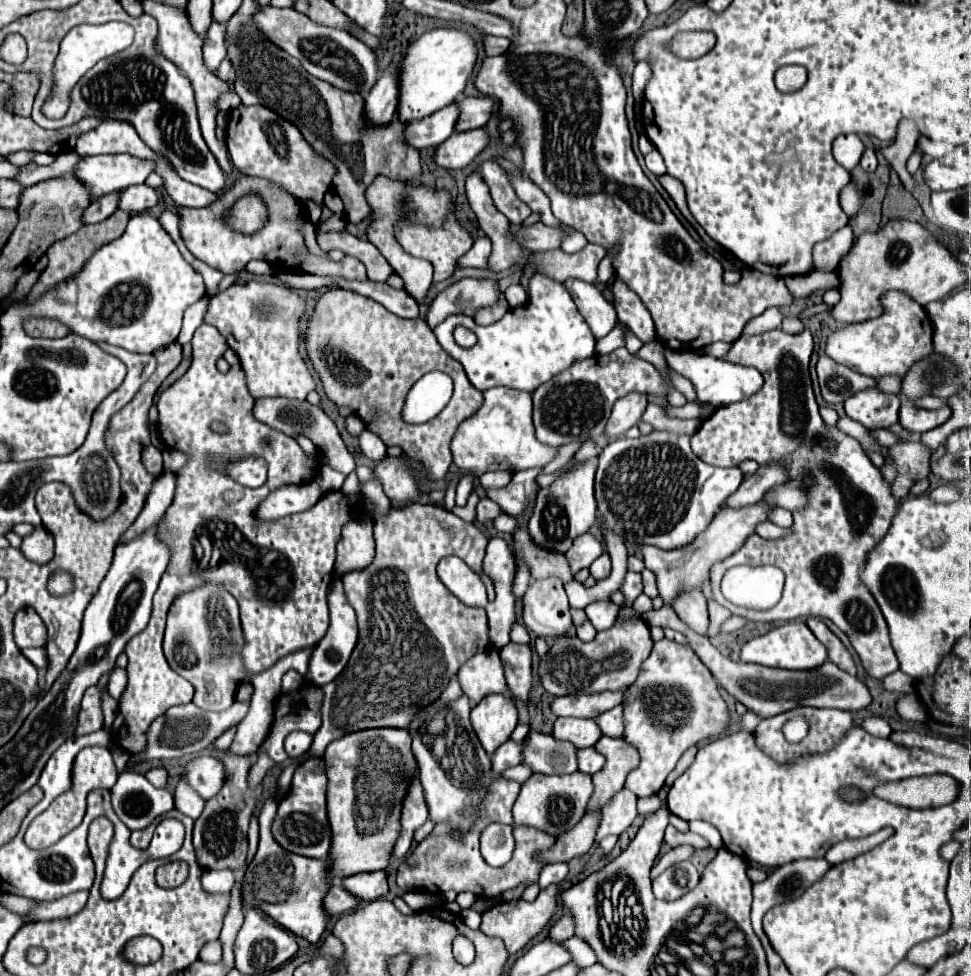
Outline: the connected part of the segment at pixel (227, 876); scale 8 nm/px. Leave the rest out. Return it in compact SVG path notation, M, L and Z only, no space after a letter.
M230 869L205 870L202 874L202 885L210 893L230 893L234 885L234 873Z

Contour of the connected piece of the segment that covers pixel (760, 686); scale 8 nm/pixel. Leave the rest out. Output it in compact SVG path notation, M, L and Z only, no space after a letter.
M664 605L660 611L650 611L642 615L648 625L660 625L680 631L694 653L700 657L700 661L710 669L710 673L716 677L716 681L732 695L736 701L746 705L748 711L764 717L774 717L778 713L790 711L794 707L830 707L830 709L844 709L844 711L860 711L872 703L872 695L868 687L854 675L848 675L846 671L838 669L834 663L824 663L818 669L812 671L780 671L772 667L760 667L760 665L746 665L746 663L734 663L720 655L716 647L710 645L710 641L698 633L694 633L688 625L684 625L682 619L678 619L676 611L670 605Z

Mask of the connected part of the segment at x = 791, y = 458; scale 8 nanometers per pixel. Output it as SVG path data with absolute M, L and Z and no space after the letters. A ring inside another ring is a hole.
M772 329L772 331L766 331L762 335L752 335L752 337L742 335L732 345L726 359L728 361L746 361L746 365L762 371L766 383L750 399L744 399L740 403L732 403L728 407L718 407L700 425L700 429L692 435L692 451L704 463L716 467L734 467L745 459L754 459L760 465L784 465L790 473L788 481L796 481L796 479L804 477L802 491L808 497L806 507L792 513L794 523L792 523L790 535L784 535L780 539L762 539L760 535L752 533L736 553L732 553L730 557L726 557L720 563L716 563L712 567L712 573L710 573L712 589L714 589L716 601L722 607L726 607L732 615L740 615L748 621L772 623L772 621L790 621L790 619L804 617L804 615L806 617L814 615L814 617L830 619L838 629L842 629L848 635L848 639L850 639L854 651L858 653L866 673L874 679L884 679L898 669L898 659L892 651L890 637L888 637L888 625L886 625L886 621L880 613L880 607L872 599L872 593L868 593L868 589L860 583L860 567L862 567L868 551L872 549L872 545L876 545L884 537L884 533L888 531L898 503L890 493L890 485L884 481L878 467L874 467L870 463L870 457L860 447L860 443L856 439L848 437L846 433L838 431L836 427L828 427L822 421L822 417L818 413L816 399L814 399L814 391L812 391L810 373L808 373L810 355L812 355L812 333L810 333L810 329L804 329L800 335L788 335L782 329ZM822 439L832 441L834 447L830 447L830 449L824 447ZM770 563L776 565L778 569L782 569L784 575L786 575L784 593L782 593L782 599L778 601L776 607L772 607L768 611L752 611L752 609L732 605L730 601L724 599L724 595L720 593L720 581L730 567L734 567L734 565L756 567L756 565L770 565Z

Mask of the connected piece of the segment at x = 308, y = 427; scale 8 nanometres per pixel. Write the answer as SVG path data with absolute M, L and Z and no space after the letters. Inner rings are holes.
M274 397L274 399L256 399L254 405L254 417L262 423L266 423L268 427L290 435L290 437L298 437L298 435L306 435L318 449L324 451L324 455L328 455L328 465L344 475L352 473L356 463L354 463L354 455L346 449L344 441L340 439L340 433L334 425L334 421L316 405L310 405L308 401L296 401L296 399L284 399L284 397Z

